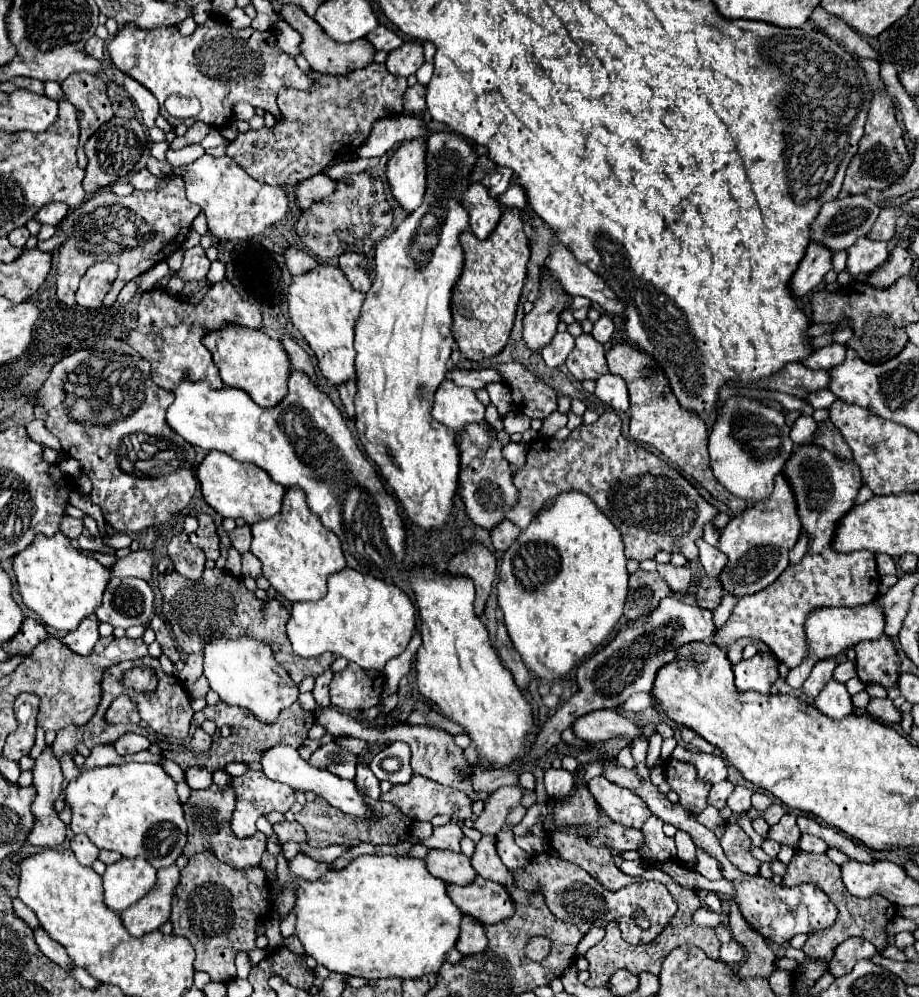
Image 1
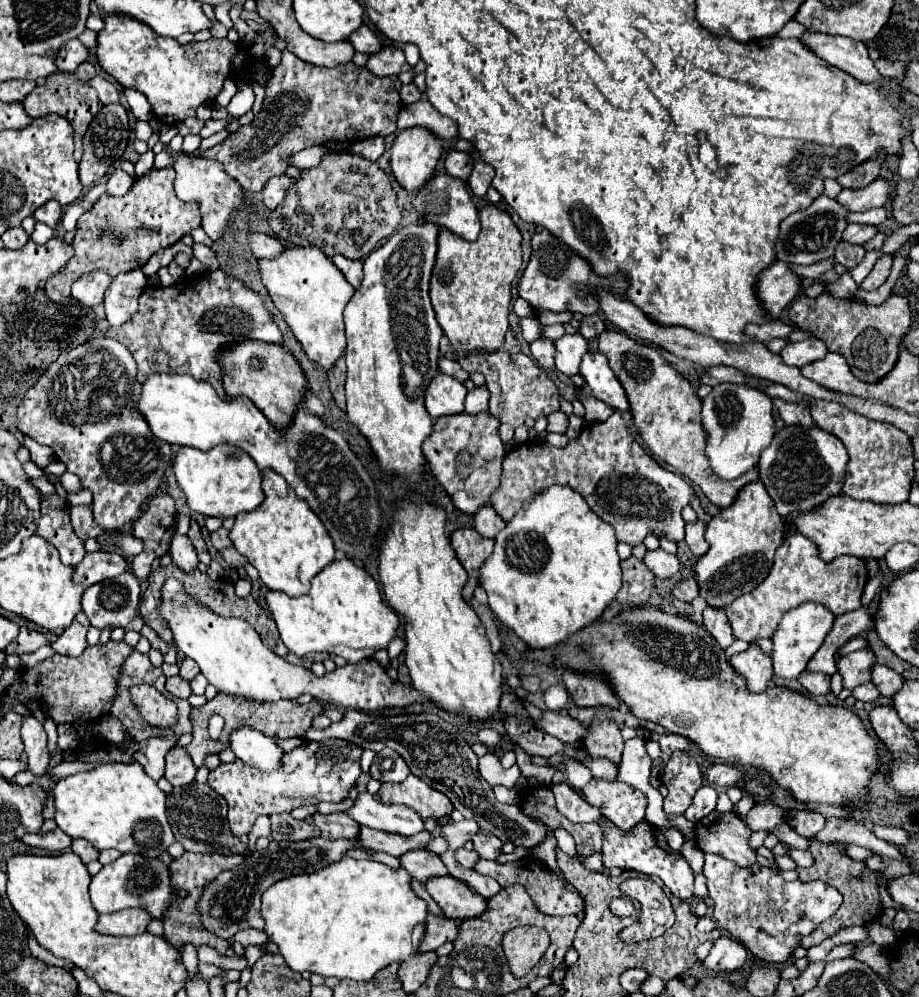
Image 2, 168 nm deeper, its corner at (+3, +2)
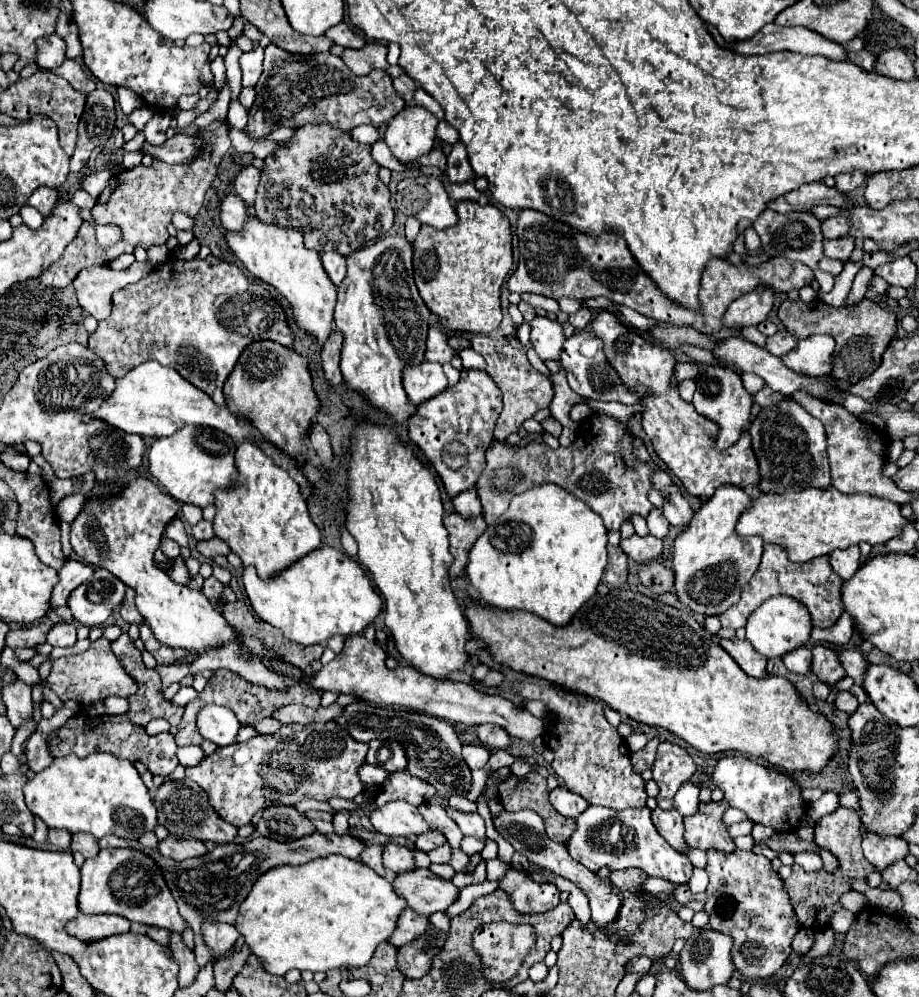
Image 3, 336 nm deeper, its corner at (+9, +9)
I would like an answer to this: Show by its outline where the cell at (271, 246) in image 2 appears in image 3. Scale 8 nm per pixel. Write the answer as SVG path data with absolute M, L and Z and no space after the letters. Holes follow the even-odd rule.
M228 194L220 204L220 222L226 230L240 230L246 218L246 208L236 194Z

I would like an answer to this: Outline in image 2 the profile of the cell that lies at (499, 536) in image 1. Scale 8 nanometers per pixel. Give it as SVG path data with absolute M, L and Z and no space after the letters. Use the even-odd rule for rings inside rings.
M482 507L482 509L478 511L478 515L474 515L474 529L476 529L482 537L494 539L504 527L506 527L506 523L498 517L498 513L496 513L492 507Z

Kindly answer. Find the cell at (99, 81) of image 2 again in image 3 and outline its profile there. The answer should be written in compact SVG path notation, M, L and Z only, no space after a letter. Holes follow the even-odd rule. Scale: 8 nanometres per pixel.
M64 60L58 68L54 68L54 74L66 78L82 94L90 94L92 90L96 90L96 82L84 74L82 66L76 60Z

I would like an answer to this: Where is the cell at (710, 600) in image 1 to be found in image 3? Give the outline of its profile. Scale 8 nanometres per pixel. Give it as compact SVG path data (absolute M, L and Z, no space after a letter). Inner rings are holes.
M660 562L640 564L638 578L652 594L672 592L672 570L666 568L664 564L660 564Z

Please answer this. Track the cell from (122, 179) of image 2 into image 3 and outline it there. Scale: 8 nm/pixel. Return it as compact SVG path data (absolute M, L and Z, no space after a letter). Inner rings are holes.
M106 170L96 172L96 174L88 174L88 176L84 176L84 178L80 180L80 190L88 192L92 198L98 198L98 196L102 194L102 190L108 186L110 176L112 176L112 174L108 174Z

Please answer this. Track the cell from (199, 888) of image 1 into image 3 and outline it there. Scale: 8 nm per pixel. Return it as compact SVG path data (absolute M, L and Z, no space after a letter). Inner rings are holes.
M168 834L164 840L158 842L158 850L162 856L168 856L168 858L174 858L174 860L186 860L186 858L196 858L196 856L202 856L206 850L204 842L200 840L180 840L172 834Z

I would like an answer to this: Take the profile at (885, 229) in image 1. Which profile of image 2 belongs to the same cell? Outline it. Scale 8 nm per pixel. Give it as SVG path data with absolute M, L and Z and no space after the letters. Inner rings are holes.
M852 223L852 225L848 225L848 229L844 233L844 241L856 243L856 245L864 245L876 233L878 233L878 227L874 227L874 225L858 225L858 223Z

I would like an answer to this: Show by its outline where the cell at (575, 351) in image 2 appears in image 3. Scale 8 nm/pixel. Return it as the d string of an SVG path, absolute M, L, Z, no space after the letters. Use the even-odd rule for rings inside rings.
M536 316L530 322L530 342L540 360L558 360L566 336L556 320Z

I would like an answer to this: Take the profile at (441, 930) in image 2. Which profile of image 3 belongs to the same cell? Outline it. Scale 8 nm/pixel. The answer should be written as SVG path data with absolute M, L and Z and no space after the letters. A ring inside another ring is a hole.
M404 908L404 910L400 912L398 922L396 922L396 930L394 930L392 936L388 938L388 942L394 944L396 948L400 948L400 946L404 946L404 944L416 940L422 932L428 930L428 926L430 926L430 920L428 920L426 916L420 916L420 914L416 914L416 912Z

